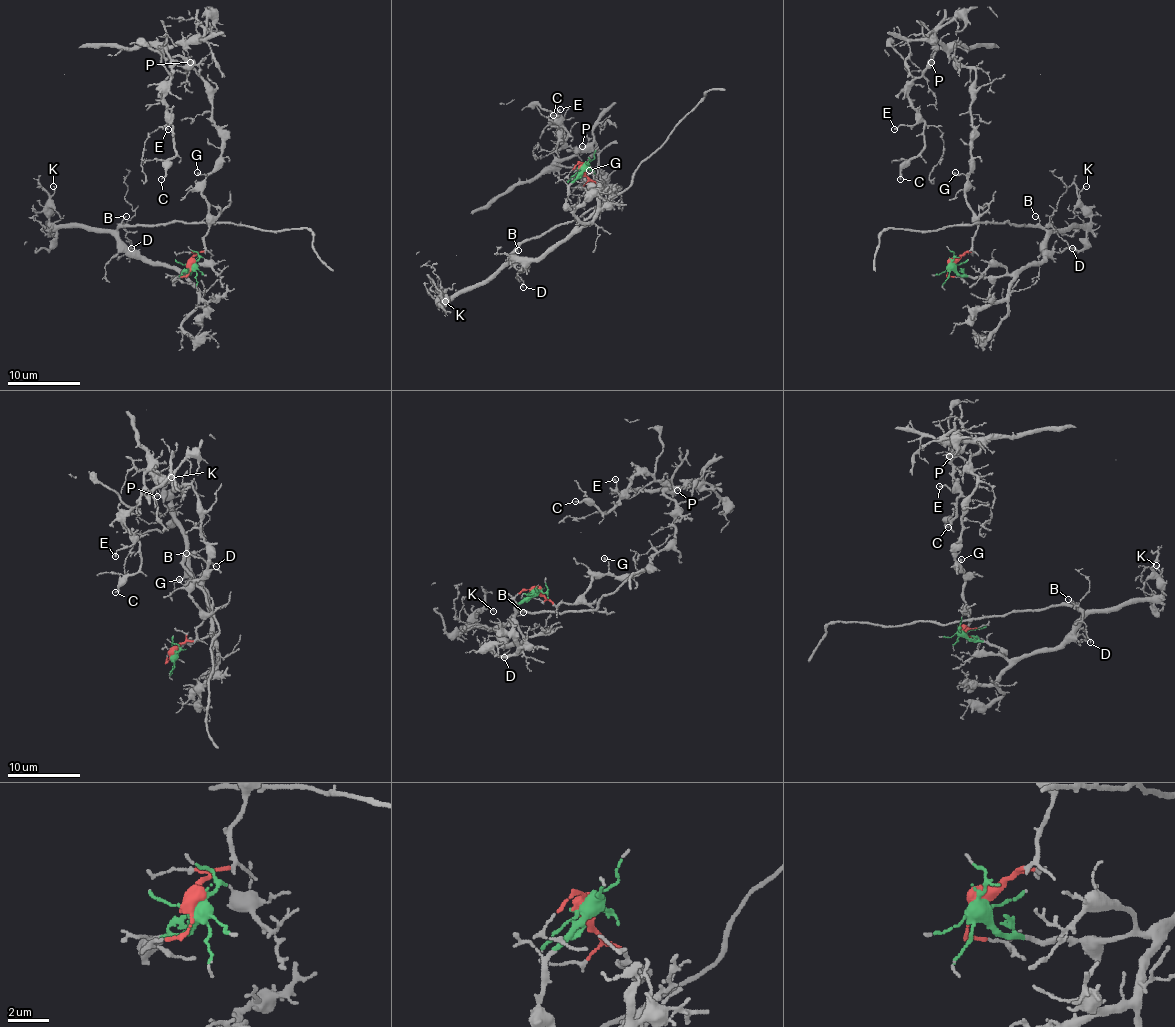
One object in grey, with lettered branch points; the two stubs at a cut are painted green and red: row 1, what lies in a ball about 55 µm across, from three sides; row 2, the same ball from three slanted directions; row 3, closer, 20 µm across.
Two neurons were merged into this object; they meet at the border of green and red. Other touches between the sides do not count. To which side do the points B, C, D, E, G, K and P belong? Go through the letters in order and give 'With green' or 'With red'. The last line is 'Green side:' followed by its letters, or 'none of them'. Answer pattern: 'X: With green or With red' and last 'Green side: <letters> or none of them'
B: With green
C: With red
D: With green
E: With red
G: With red
K: With green
P: With red
Green side: B, D, K

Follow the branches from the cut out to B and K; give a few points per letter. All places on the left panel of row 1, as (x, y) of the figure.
B: (192, 265), (186, 274), (175, 278), (185, 276), (170, 267), (137, 258), (119, 238), (117, 227), (126, 216)
K: (192, 265), (175, 278), (185, 276), (137, 258), (108, 232), (55, 227), (50, 221), (53, 187)

